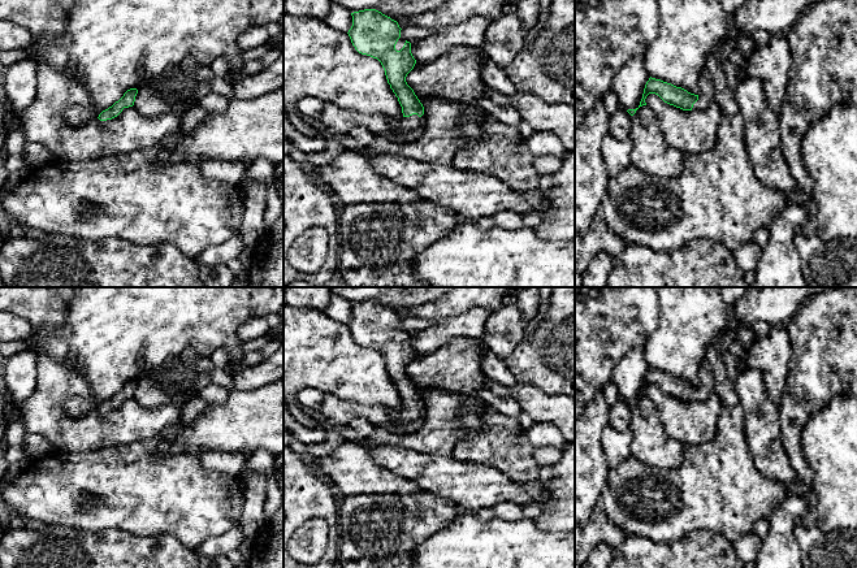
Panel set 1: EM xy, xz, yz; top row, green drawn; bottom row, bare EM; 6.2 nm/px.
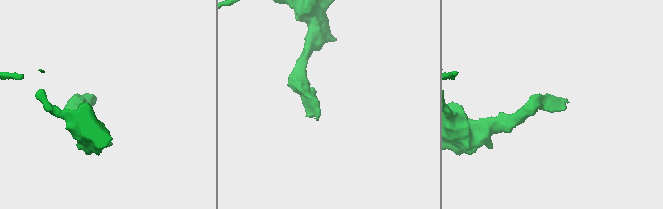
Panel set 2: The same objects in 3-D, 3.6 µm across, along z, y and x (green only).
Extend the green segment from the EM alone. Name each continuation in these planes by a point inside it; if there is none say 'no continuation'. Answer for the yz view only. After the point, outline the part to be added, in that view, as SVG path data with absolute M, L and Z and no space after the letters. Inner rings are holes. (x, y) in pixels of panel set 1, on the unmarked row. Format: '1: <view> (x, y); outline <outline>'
1: yz (705, 387); outline M704 360L700 367L698 391L693 395L692 402L704 402L713 394L714 377L710 365Z

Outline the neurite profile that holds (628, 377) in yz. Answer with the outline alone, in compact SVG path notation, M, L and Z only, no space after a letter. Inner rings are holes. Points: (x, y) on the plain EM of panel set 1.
M636 346L624 354L611 376L620 399L626 402L639 399L649 369L642 346Z

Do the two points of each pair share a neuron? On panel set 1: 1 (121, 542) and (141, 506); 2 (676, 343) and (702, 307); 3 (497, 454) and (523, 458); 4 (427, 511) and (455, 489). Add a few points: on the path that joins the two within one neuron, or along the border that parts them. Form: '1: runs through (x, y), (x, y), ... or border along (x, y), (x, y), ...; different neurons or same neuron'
1: border along (96, 530), (121, 529), (141, 536), (156, 536); different neurons
2: runs through (683, 334), (693, 316); same neuron
3: runs through (503, 454), (511, 454), (516, 458); same neuron
4: border along (423, 490), (454, 502), (463, 511); different neurons

